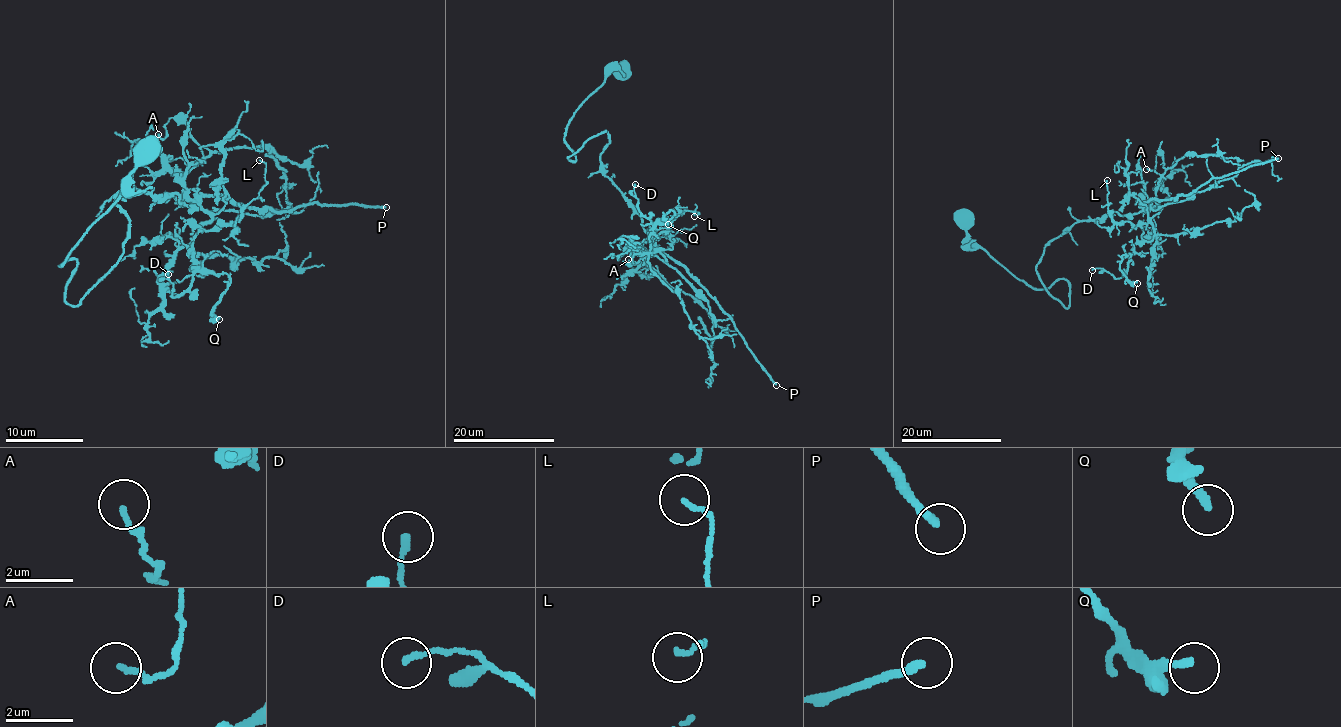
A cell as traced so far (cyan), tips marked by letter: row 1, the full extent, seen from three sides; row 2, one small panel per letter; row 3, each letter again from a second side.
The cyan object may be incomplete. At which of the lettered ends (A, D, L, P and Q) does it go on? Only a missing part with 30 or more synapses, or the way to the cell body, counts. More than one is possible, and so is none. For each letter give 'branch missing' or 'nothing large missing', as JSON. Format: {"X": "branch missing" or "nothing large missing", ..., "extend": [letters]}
{"A": "nothing large missing", "D": "nothing large missing", "L": "nothing large missing", "P": "branch missing", "Q": "nothing large missing", "extend": ["P"]}

